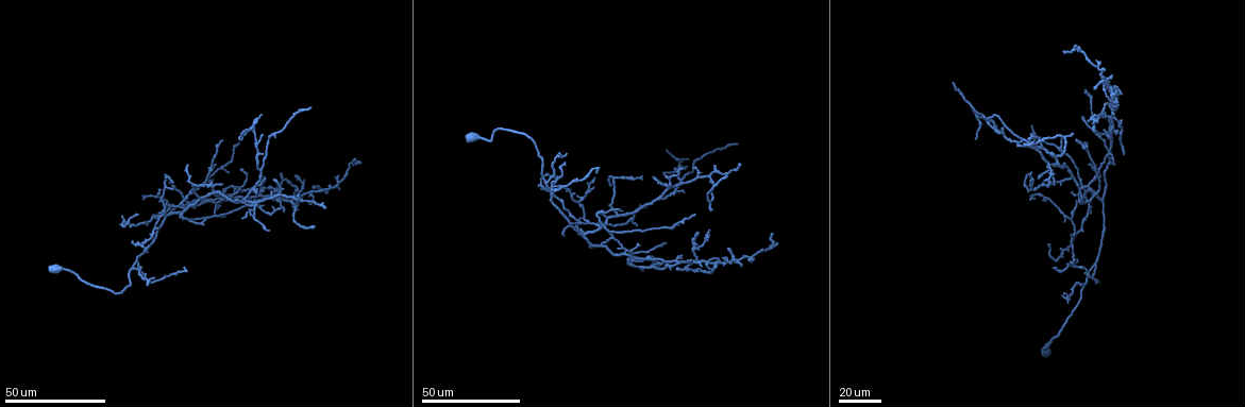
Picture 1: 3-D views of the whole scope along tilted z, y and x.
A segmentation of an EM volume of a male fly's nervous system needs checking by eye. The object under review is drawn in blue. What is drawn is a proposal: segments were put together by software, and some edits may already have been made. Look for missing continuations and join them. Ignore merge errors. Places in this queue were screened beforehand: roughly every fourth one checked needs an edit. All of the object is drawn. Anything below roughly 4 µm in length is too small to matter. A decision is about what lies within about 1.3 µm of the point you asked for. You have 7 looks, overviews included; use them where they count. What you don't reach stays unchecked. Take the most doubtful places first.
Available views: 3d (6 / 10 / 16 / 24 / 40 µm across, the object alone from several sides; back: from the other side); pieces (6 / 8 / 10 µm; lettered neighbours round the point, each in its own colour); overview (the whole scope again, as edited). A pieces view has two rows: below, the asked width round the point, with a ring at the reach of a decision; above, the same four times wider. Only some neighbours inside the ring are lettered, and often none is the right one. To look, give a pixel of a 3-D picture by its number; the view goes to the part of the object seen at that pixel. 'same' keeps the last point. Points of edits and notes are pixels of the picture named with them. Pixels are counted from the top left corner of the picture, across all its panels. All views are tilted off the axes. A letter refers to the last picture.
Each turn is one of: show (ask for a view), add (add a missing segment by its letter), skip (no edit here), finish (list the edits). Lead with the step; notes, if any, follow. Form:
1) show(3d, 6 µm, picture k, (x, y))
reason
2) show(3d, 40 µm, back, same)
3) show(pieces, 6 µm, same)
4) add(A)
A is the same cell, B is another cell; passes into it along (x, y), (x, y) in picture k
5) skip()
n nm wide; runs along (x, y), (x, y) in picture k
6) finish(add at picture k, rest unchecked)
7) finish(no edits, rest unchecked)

show(3d, 40 µm, picture 1, (1074, 259))
long arm stops here

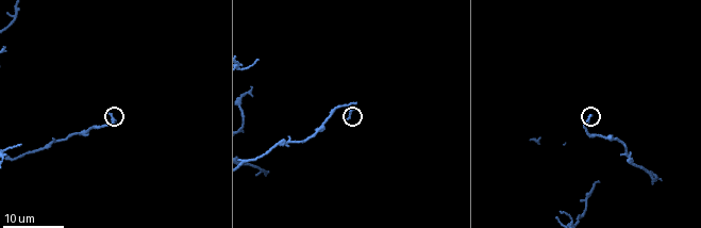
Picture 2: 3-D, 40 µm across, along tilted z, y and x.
show(3d, 10 µm, picture 2, (349, 117))
zoom in

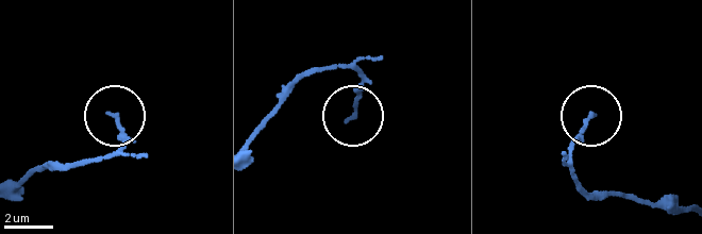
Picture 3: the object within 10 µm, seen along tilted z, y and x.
show(pieces, 10 µm, picture 3, (595, 116))

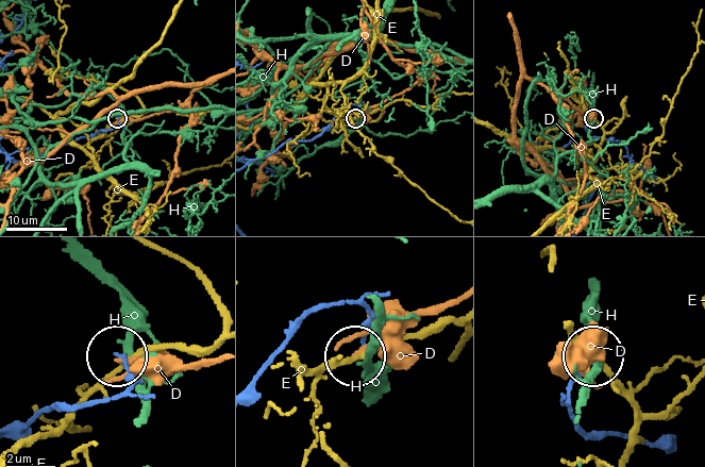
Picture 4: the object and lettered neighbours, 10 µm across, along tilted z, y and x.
skip()
140 nm wide; D, E and H are other cells; runs along (253, 384), (312, 314), (336, 305), (368, 317), (355, 353) in picture 4; none of them fits

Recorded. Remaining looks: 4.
show(3d, 24 µm, picture 1, (639, 243))
an open end

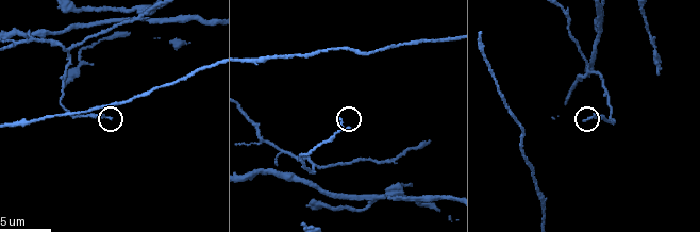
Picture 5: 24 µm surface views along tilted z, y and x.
show(pieces, 10 µm, picture 5, (582, 119))

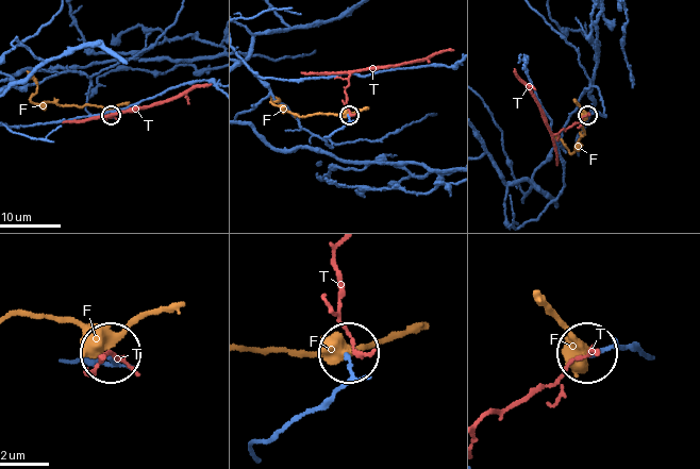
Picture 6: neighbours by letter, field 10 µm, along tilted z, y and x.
skip()
F and T are other cells; no lettered segment goes on from it

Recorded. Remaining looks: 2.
show(3d, 40 µm, picture 1, (273, 202))
thin end

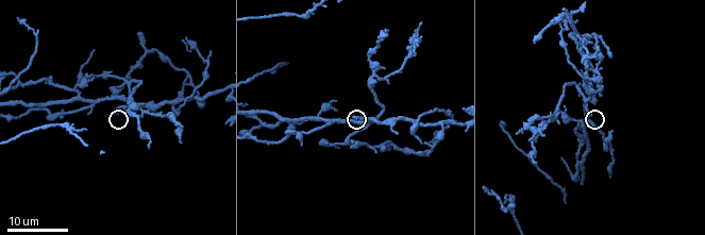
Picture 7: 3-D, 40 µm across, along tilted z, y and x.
show(pieces, 10 µm, picture 7, (116, 114))
what lies round it

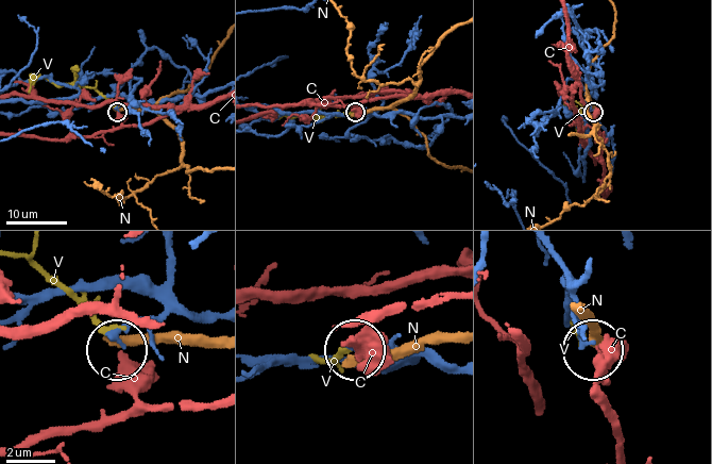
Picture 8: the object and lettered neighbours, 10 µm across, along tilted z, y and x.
skip()
C, N and V are other cells; no lettered segment goes on from it

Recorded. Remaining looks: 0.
finish(no edits, rest unchecked)

